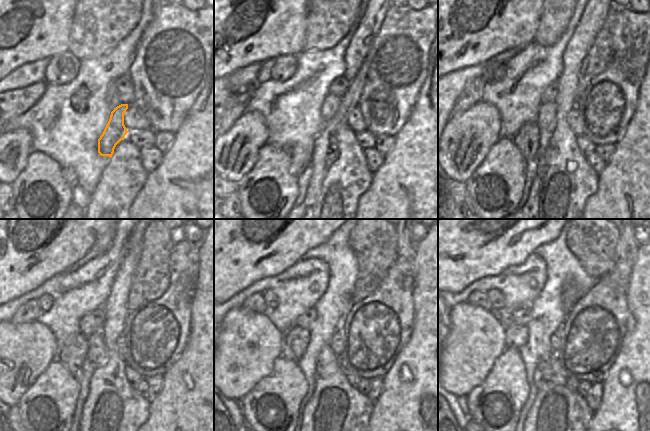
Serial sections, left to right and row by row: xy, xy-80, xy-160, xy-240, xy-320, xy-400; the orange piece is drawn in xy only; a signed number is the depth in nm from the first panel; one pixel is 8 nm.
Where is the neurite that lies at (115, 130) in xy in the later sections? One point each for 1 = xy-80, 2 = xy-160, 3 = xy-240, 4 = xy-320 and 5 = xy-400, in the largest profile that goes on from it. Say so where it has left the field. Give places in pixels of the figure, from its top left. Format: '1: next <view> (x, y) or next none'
1: next xy-80 (326, 151)
2: next xy-160 (601, 52)
3: next xy-240 (152, 276)
4: next xy-320 (373, 240)
5: next xy-400 (592, 239)

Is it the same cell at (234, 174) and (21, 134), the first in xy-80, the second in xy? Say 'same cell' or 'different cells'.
same cell

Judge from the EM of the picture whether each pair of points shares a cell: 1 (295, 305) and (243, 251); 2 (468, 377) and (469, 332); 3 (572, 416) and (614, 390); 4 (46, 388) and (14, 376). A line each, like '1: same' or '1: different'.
1: different
2: same
3: different
4: different

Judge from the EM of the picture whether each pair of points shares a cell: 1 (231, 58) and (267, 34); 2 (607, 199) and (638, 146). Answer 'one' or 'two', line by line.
1: one
2: one

